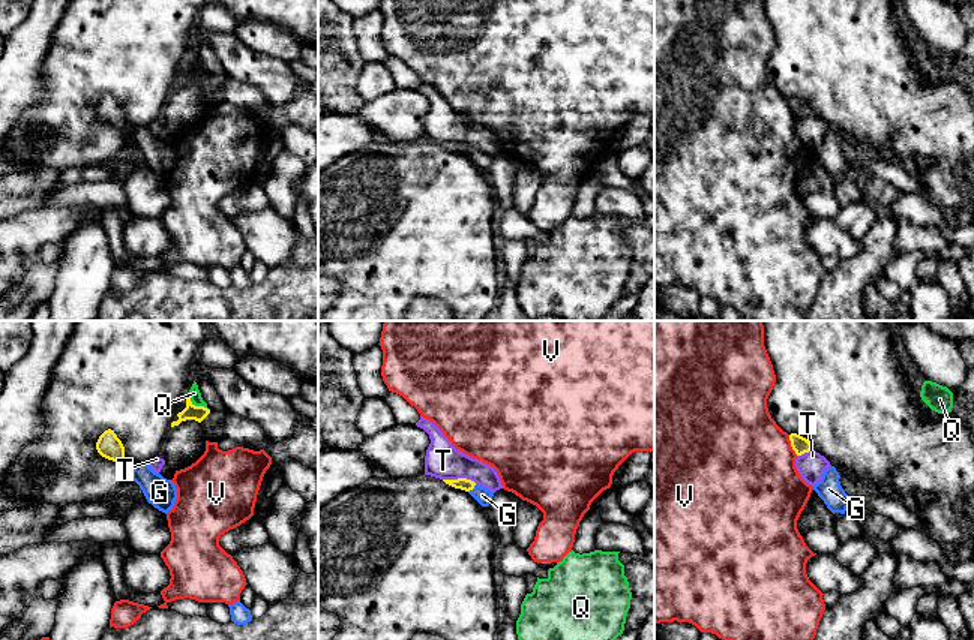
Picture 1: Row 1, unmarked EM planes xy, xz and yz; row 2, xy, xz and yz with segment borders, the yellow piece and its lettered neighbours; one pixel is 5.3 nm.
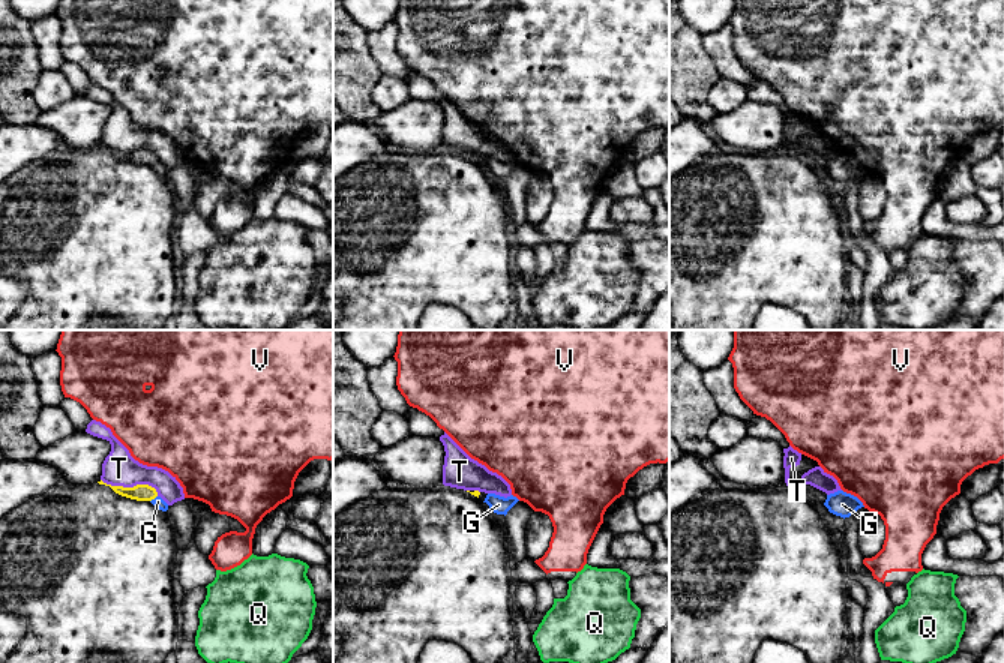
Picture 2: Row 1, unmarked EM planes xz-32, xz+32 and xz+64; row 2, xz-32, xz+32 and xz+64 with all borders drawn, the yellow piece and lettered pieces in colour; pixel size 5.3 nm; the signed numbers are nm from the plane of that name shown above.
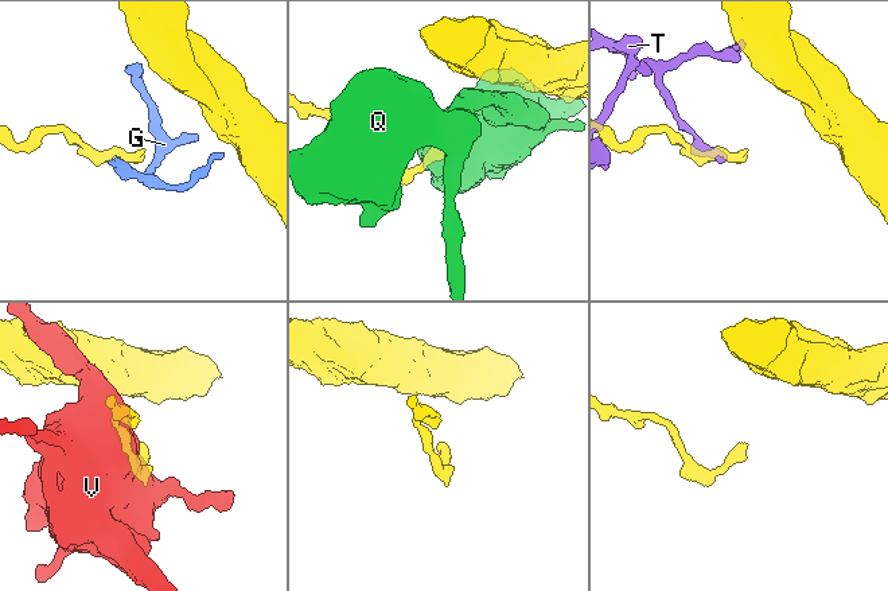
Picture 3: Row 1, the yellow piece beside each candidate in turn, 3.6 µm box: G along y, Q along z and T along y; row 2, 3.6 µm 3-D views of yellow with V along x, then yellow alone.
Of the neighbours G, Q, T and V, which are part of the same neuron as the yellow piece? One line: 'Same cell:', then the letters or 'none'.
Same cell: G

